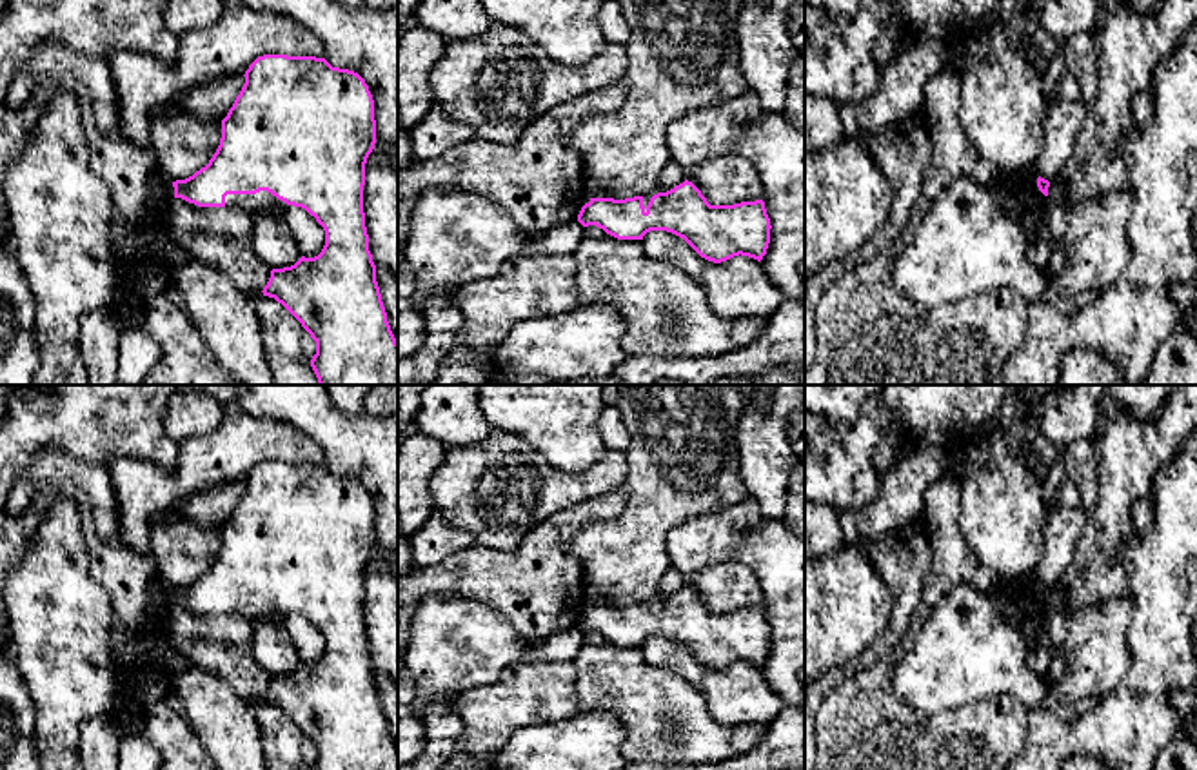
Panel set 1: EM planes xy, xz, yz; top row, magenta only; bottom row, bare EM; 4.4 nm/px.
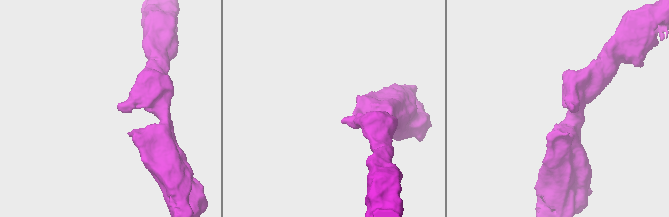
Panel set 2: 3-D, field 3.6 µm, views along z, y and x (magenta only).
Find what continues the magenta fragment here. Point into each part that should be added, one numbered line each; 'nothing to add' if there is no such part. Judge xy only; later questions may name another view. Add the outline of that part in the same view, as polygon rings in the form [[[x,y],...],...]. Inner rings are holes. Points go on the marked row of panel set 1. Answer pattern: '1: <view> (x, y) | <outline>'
1: xy (262, 200) | [[[260,191],[256,194],[227,194],[225,207],[245,207],[256,214],[262,211],[282,211],[287,203],[267,191]]]

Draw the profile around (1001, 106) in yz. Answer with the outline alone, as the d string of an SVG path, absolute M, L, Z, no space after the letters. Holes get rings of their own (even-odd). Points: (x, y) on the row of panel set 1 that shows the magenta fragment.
M999 0L992 13L950 42L963 54L959 123L983 158L995 163L1003 174L1015 176L1035 171L1044 147L1044 118L1050 111L1050 102L1041 89L1041 74L1023 53L1023 44L1030 44L1044 58L1064 44L1041 25L1037 0Z

